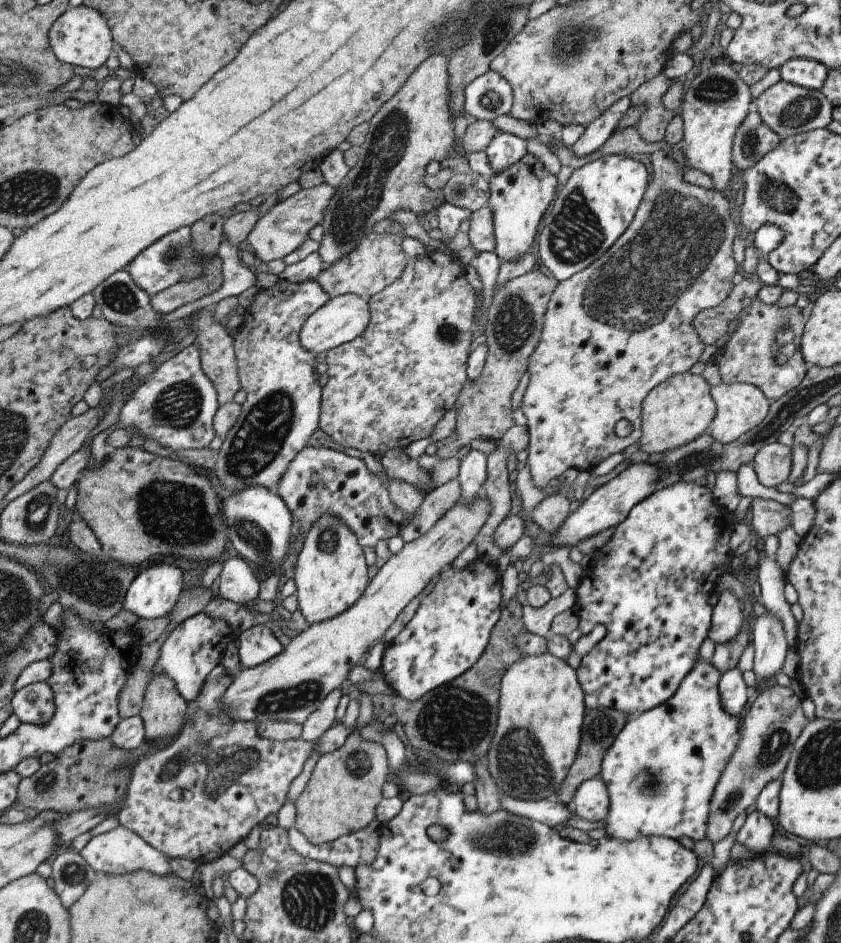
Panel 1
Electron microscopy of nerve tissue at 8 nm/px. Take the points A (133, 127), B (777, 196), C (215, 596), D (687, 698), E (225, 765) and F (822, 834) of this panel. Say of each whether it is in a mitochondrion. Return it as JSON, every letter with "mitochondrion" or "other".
{"A":"other","B":"mitochondrion","C":"other","D":"other","E":"mitochondrion","F":"other"}

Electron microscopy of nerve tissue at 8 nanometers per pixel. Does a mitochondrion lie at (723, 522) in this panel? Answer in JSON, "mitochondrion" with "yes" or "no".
{"mitochondrion":"no"}

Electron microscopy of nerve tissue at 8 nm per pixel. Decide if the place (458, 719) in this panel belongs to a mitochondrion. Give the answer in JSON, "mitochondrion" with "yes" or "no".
{"mitochondrion":"yes"}

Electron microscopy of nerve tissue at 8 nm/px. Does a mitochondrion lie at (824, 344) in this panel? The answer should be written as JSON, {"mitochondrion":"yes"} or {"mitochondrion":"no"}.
{"mitochondrion":"no"}

